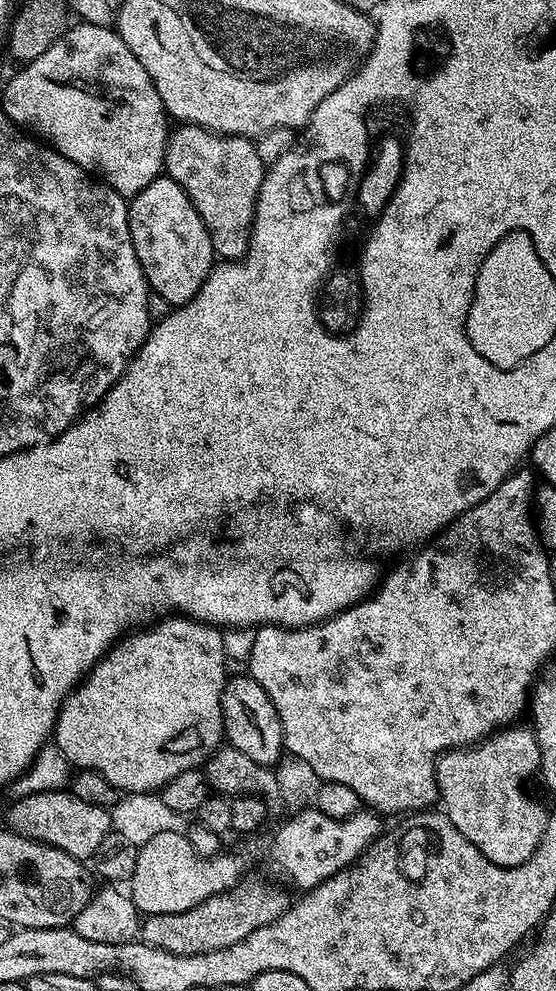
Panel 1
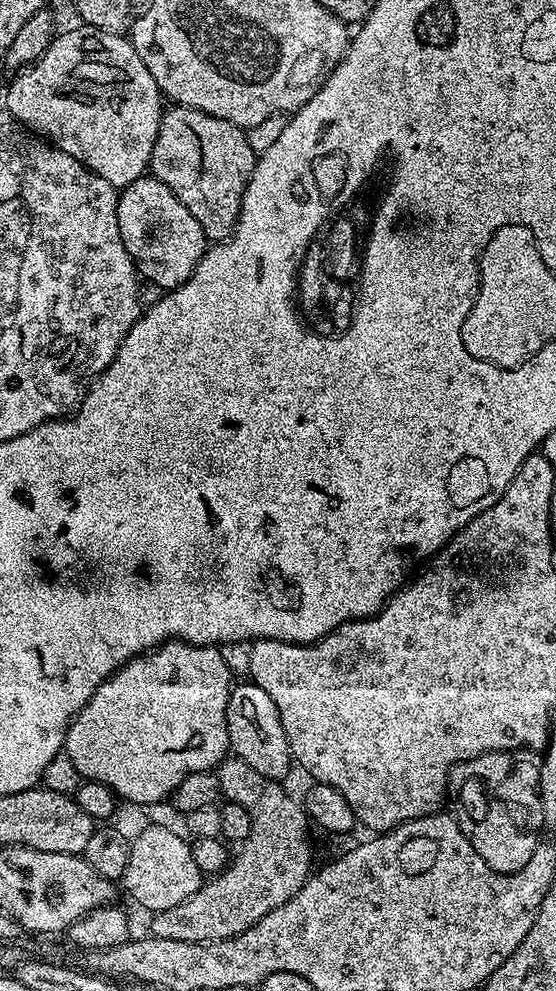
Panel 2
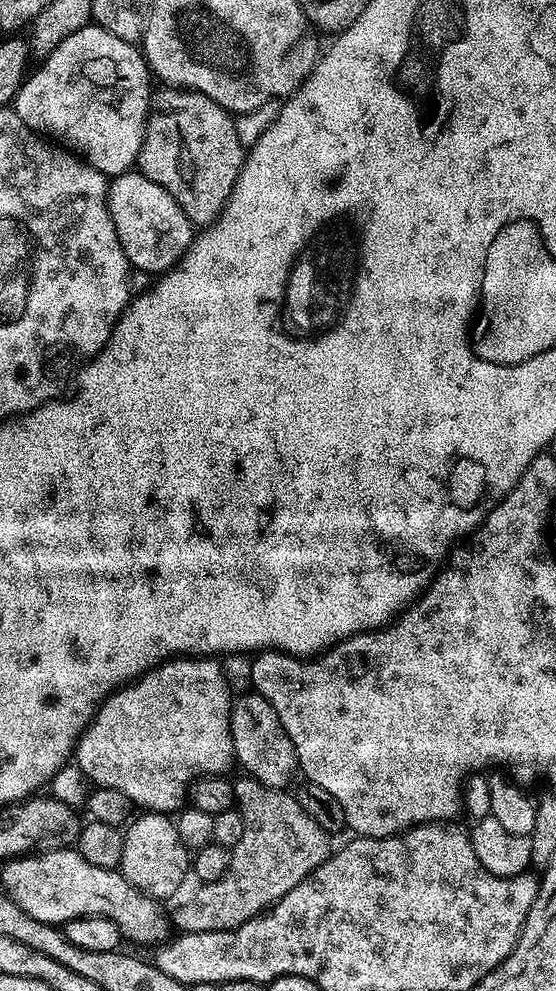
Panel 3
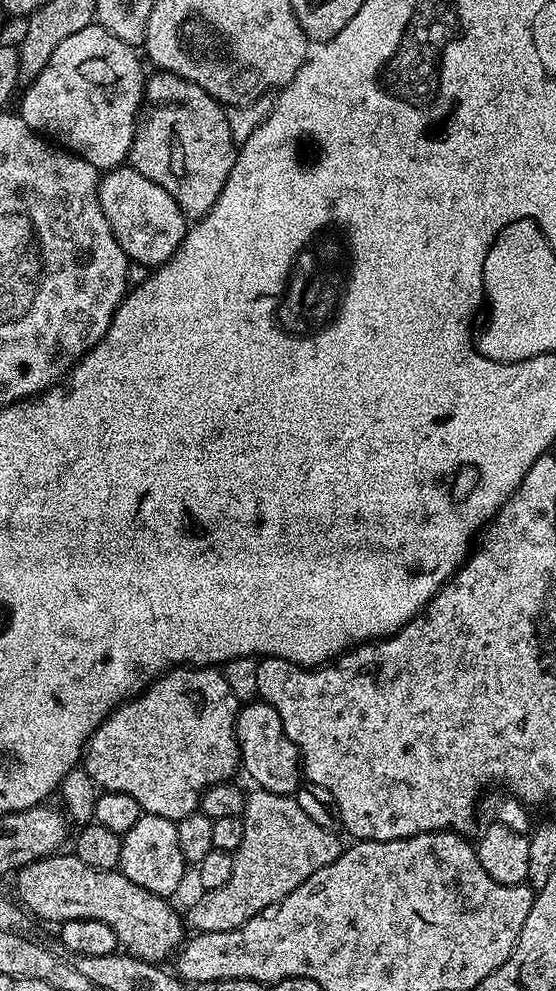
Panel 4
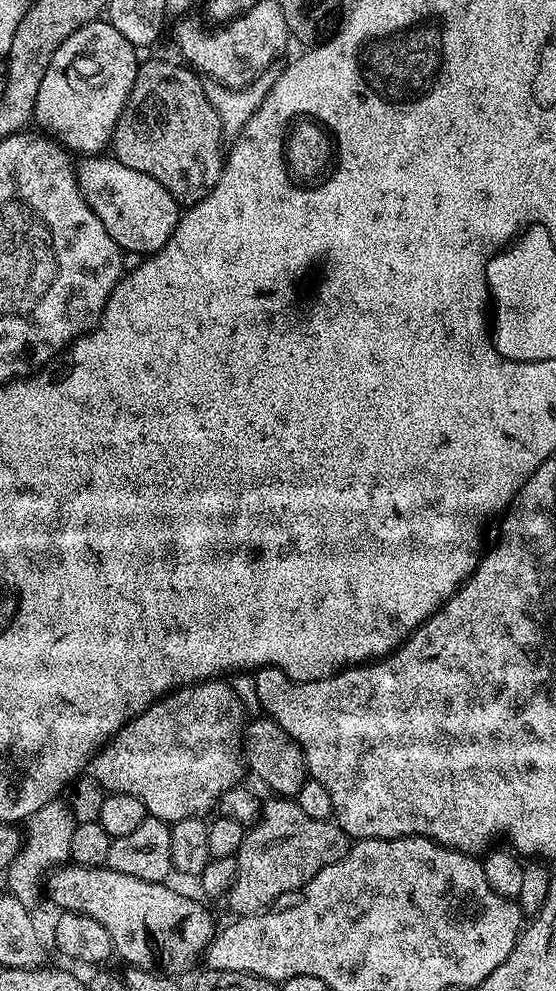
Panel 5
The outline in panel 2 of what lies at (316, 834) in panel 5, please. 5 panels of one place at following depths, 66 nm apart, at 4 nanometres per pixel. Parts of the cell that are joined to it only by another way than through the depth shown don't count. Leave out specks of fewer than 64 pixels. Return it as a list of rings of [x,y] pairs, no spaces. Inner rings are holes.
[[[235,754],[229,755],[215,769],[216,777],[220,783],[221,797],[229,804],[243,806],[250,813],[250,838],[246,838],[244,843],[239,845],[240,852],[231,857],[230,863],[223,872],[216,873],[215,876],[205,879],[201,883],[200,889],[186,902],[178,902],[178,906],[170,906],[170,910],[162,910],[151,917],[152,928],[151,935],[158,938],[170,938],[178,942],[198,942],[205,944],[207,940],[229,940],[254,926],[270,910],[278,910],[302,886],[308,881],[309,876],[314,871],[312,864],[312,840],[308,837],[308,828],[310,821],[308,813],[304,811],[304,805],[299,799],[296,800],[283,787],[281,781],[271,780],[258,770],[246,766]]]

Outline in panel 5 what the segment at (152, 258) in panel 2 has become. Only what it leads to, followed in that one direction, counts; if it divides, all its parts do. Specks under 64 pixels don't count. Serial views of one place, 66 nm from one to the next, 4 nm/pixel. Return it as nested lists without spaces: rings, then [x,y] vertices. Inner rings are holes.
[[[92,154],[81,160],[84,161],[79,161],[77,169],[80,193],[90,210],[98,214],[102,226],[106,226],[106,234],[110,234],[116,245],[128,254],[151,254],[162,250],[182,215],[181,205],[176,203],[176,199],[158,186],[150,174],[138,174],[138,170],[122,166],[122,162],[111,155]]]

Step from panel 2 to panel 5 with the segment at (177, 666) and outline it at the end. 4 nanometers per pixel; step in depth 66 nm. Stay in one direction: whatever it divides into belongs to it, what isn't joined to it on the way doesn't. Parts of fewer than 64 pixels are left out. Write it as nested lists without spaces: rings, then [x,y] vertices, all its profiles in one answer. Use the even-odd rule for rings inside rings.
[[[213,678],[211,680],[197,680],[193,683],[177,687],[160,700],[155,700],[149,708],[142,710],[142,714],[138,714],[129,724],[122,726],[115,732],[111,740],[93,756],[90,765],[90,774],[103,786],[105,793],[134,794],[134,798],[138,798],[142,802],[142,806],[146,806],[148,815],[159,820],[175,822],[182,818],[190,818],[191,816],[203,817],[205,814],[208,814],[204,812],[210,811],[211,808],[213,811],[217,807],[220,796],[226,794],[226,790],[237,787],[246,775],[246,765],[242,755],[245,723],[246,713],[242,702],[238,698],[238,694],[234,694],[232,685],[227,679]]]

